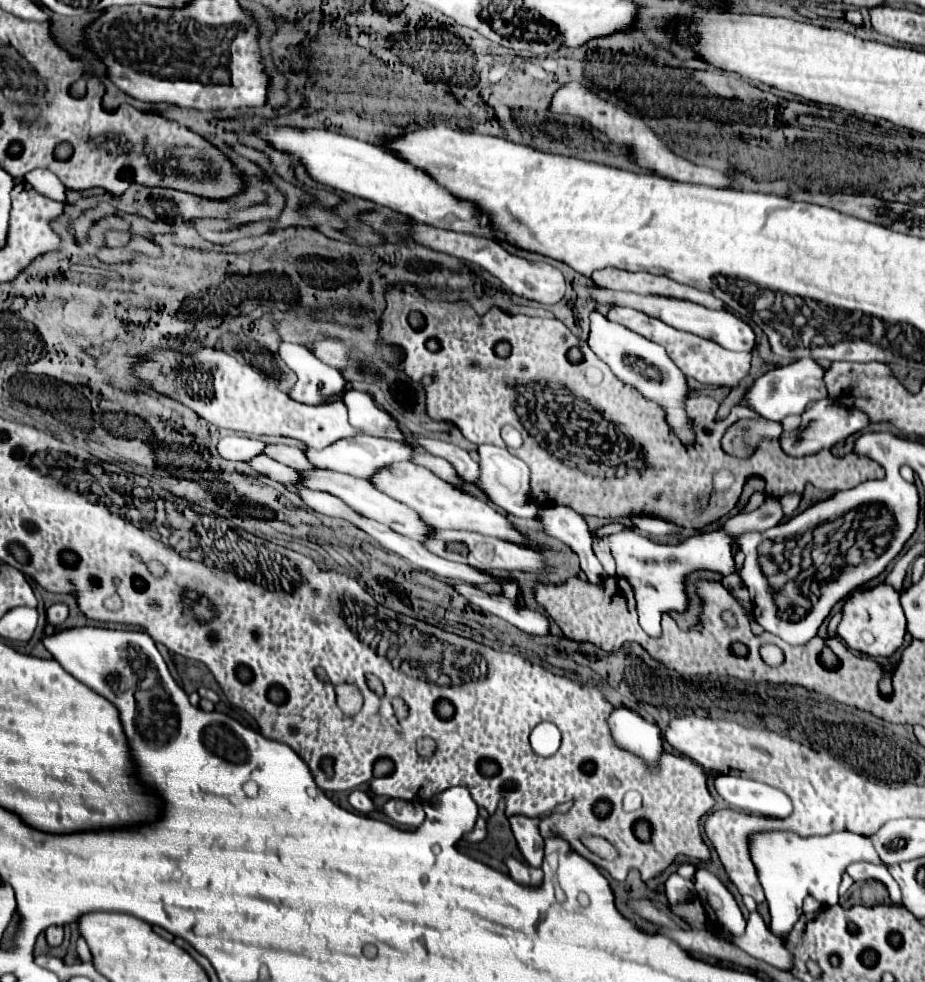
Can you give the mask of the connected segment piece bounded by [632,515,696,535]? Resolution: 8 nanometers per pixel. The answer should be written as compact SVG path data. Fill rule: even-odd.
M638 515L638 517L632 517L634 525L650 535L674 535L674 533L684 533L684 535L696 535L694 529L682 529L674 523L668 523L668 521L662 521L662 519L656 519L656 517L648 517L648 515Z

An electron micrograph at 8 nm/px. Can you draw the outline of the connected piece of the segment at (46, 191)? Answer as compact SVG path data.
M34 169L34 171L30 171L24 179L26 179L36 191L42 191L42 195L46 195L46 197L50 197L50 199L56 199L56 201L60 201L60 203L66 201L66 195L64 195L66 187L64 187L62 181L60 181L54 173L50 173L48 169Z

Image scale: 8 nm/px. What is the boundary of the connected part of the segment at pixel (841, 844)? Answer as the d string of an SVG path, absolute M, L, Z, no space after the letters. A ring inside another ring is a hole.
M790 831L758 833L750 837L750 855L769 907L769 928L779 937L785 937L798 921L806 895L812 895L823 906L835 905L847 866L855 861L880 860L870 839L849 831L830 833L828 837L800 837Z

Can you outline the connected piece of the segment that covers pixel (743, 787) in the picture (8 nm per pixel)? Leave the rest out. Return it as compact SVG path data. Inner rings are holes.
M718 775L714 779L716 793L736 809L746 813L778 817L784 819L792 813L792 803L780 789L760 783L756 779L746 779L740 775Z

